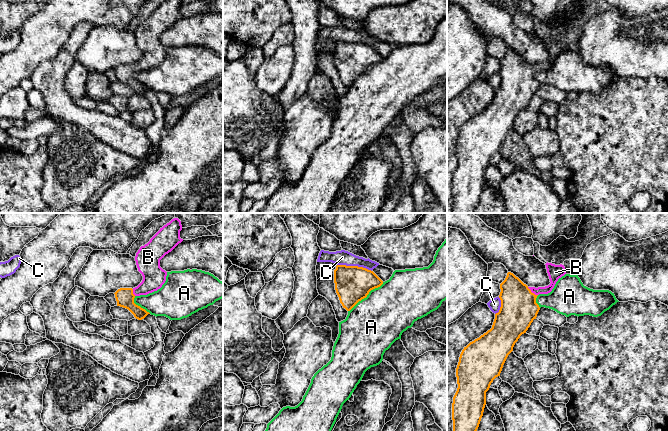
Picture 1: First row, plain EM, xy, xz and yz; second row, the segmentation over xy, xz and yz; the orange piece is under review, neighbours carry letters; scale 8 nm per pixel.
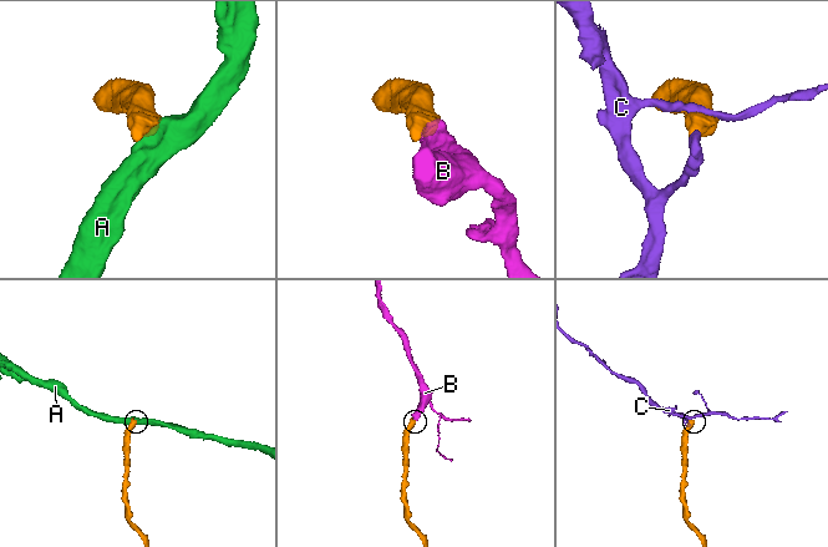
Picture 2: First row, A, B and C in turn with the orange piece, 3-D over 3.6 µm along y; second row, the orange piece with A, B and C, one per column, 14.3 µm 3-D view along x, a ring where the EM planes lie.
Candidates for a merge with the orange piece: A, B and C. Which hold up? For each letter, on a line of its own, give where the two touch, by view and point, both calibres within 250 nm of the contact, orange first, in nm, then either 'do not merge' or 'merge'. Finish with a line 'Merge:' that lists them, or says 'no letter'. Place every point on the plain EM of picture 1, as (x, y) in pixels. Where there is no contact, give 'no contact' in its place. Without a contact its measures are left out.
A: meets orange in xz at (366, 72); 280 nm thick on the orange side, 420 nm on the other; do not merge
B: meets orange in yz at (531, 68); 300 nm thick on the orange side, 120 nm on the other; merge
C: meets orange in xz at (354, 42); 280 nm thick on the orange side, 120 nm on the other; do not merge
Merge: B

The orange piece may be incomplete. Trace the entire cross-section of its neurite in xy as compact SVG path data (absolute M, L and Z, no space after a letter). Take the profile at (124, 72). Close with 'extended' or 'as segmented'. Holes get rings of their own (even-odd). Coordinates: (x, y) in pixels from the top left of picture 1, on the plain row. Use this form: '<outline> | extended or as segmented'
M166 0L150 15L150 17L141 22L135 32L138 47L142 50L142 58L135 64L120 64L114 70L117 82L128 85L136 95L144 95L149 88L134 79L134 74L140 71L147 71L157 67L166 57L167 48L160 43L160 36L171 28L179 19L183 17L180 14L181 0Z | extended

